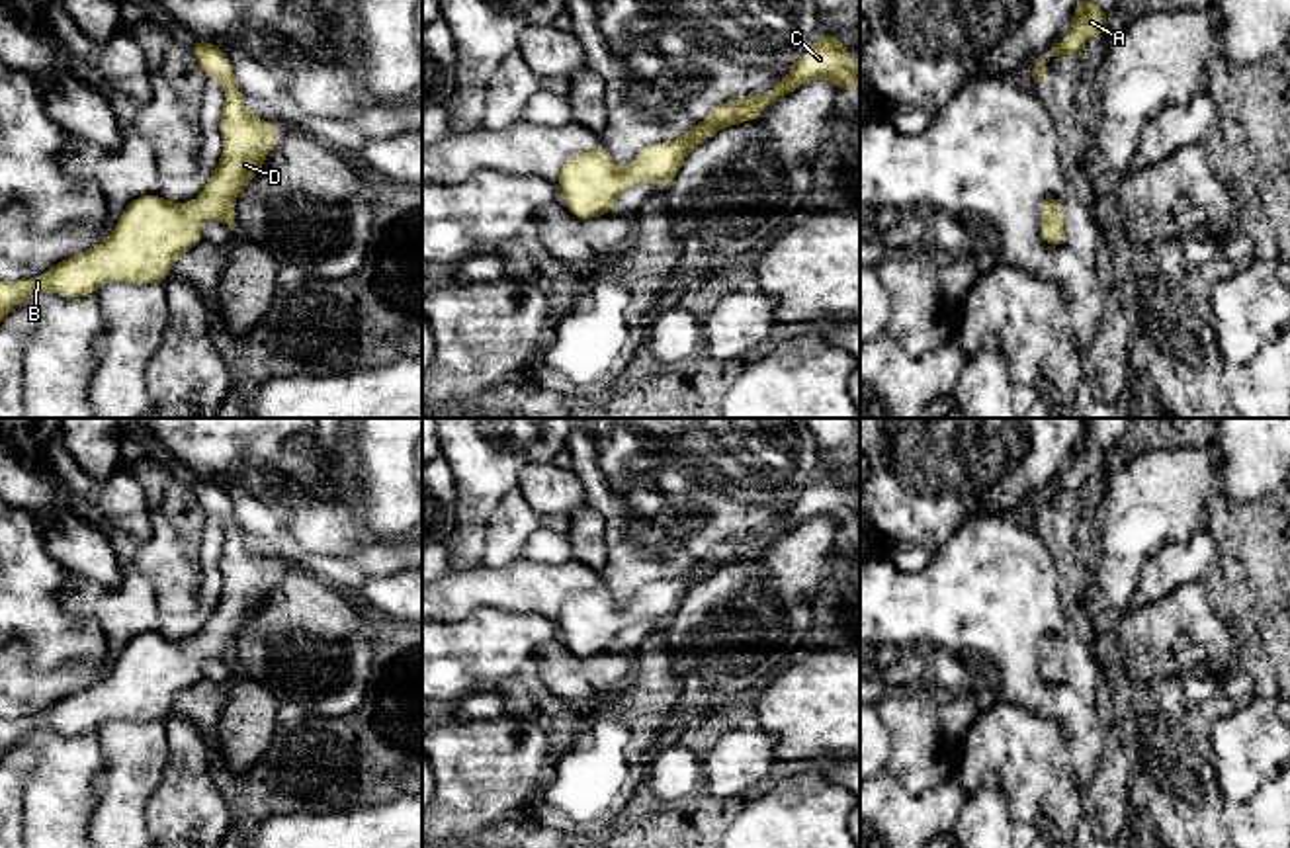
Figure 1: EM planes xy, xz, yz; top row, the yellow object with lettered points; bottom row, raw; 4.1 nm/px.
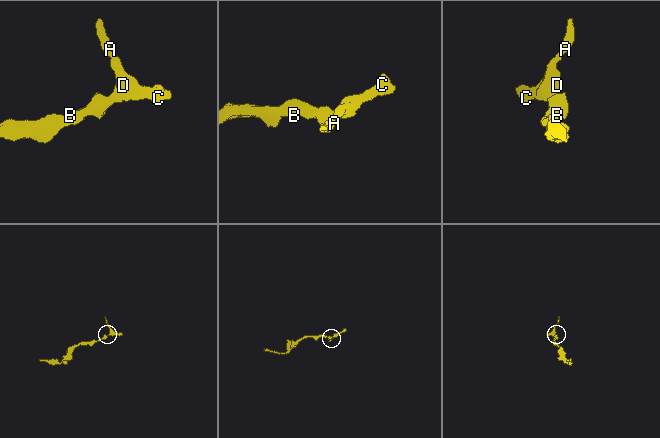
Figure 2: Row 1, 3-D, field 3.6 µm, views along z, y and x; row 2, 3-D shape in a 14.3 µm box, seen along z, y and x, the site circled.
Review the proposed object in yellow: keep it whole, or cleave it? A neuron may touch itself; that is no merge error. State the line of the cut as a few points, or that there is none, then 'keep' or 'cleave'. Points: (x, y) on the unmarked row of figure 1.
no cut; keep

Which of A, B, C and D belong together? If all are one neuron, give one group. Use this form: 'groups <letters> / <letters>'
groups A B C D

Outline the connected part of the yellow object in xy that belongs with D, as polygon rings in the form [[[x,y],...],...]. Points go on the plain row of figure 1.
[[[197,477],[192,490],[207,516],[225,522],[219,559],[223,592],[203,629],[192,641],[170,641],[158,631],[141,633],[125,645],[113,670],[98,684],[61,698],[47,711],[0,719],[0,758],[33,729],[74,737],[109,719],[164,719],[172,701],[205,676],[201,658],[221,658],[231,668],[236,664],[238,629],[260,610],[280,569],[244,545],[233,502],[215,481]]]

